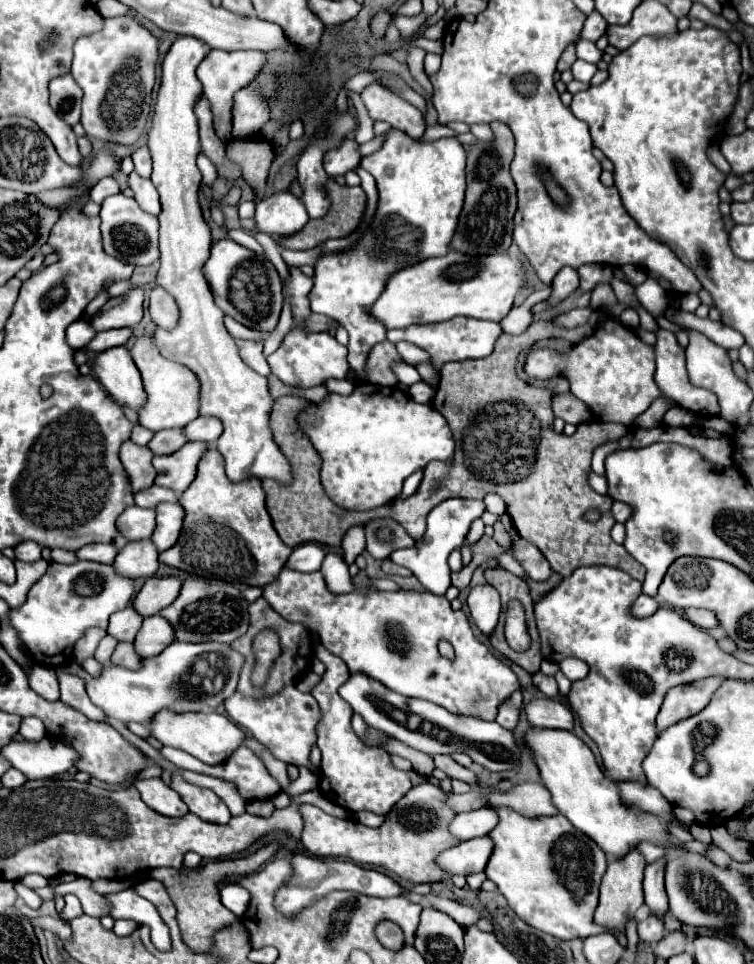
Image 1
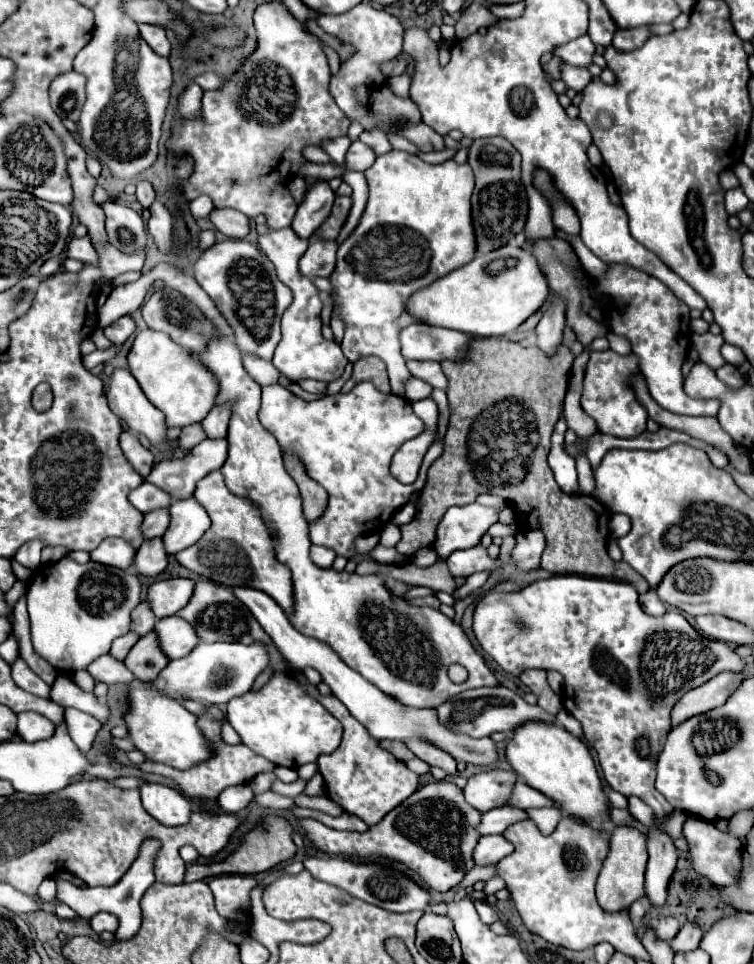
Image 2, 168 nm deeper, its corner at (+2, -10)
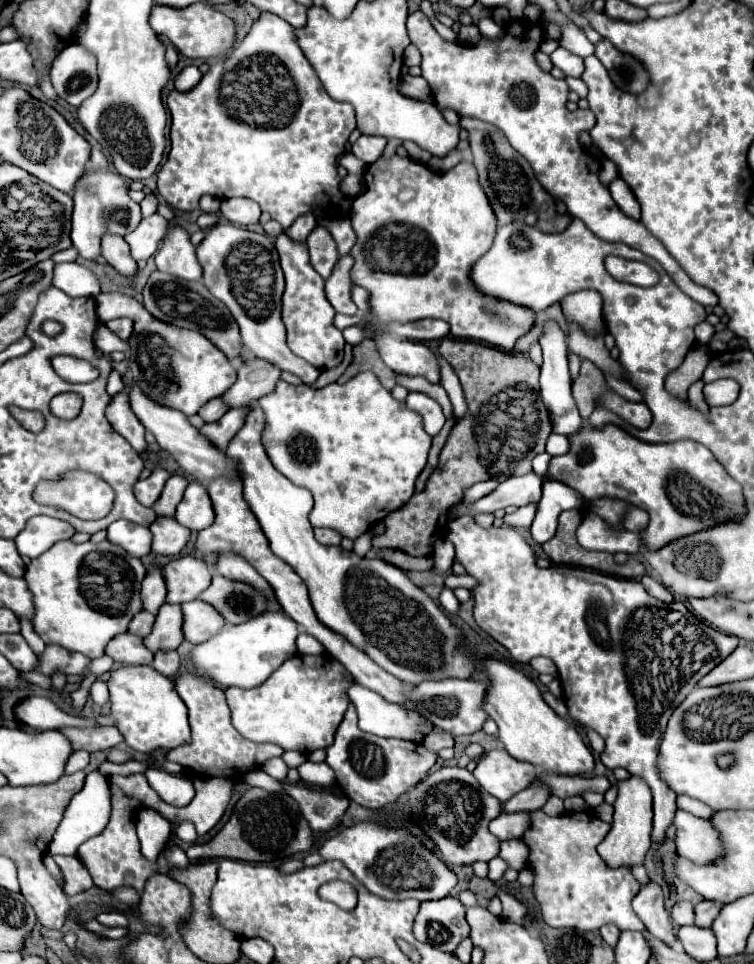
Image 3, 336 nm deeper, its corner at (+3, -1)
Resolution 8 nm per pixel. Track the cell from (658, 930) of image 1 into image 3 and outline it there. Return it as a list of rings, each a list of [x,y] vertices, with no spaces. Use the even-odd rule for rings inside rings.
[[[678,902],[672,908],[672,922],[678,926],[694,924],[694,904],[692,902]]]

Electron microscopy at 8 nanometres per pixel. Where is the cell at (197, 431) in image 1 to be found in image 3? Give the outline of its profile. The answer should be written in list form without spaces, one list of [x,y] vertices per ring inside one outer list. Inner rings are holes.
[[[250,358],[238,368],[238,380],[230,390],[222,396],[226,398],[226,404],[230,408],[248,406],[250,402],[258,400],[260,396],[266,396],[274,392],[282,370],[268,360],[262,358]]]

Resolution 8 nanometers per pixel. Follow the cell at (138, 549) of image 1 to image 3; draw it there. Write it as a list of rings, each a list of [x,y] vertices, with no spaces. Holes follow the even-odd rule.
[[[158,516],[154,524],[150,524],[150,530],[154,536],[152,552],[162,556],[180,554],[192,534],[186,526],[182,526],[176,518],[170,518],[170,516]]]

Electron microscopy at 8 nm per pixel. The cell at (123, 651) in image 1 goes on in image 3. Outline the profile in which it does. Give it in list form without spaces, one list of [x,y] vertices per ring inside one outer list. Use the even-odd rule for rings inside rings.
[[[162,604],[156,616],[154,632],[146,636],[146,646],[152,652],[176,650],[180,642],[184,640],[182,624],[184,624],[184,614],[182,614],[180,604]]]

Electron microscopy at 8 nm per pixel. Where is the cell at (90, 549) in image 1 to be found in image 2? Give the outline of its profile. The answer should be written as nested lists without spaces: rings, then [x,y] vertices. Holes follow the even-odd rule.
[[[113,537],[103,541],[97,549],[91,551],[91,561],[97,561],[101,565],[111,565],[117,569],[127,569],[131,565],[133,555],[135,555],[135,549],[131,549],[131,545]]]

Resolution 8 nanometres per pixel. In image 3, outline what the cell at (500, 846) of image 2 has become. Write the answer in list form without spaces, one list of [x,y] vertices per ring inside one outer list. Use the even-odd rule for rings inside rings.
[[[530,812],[502,814],[490,822],[490,832],[494,832],[494,836],[498,836],[500,840],[520,838],[528,828],[530,828]]]

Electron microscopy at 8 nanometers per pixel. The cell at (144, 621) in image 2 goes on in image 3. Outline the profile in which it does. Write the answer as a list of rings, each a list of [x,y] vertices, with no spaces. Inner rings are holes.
[[[150,568],[144,582],[142,582],[142,602],[144,610],[156,614],[158,608],[166,600],[166,582],[160,568]]]

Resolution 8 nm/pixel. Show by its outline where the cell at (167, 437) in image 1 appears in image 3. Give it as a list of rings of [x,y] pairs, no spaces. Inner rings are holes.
[[[218,396],[214,400],[210,400],[208,404],[204,404],[200,408],[200,416],[206,420],[206,422],[216,422],[222,418],[222,414],[228,412],[228,404]]]

